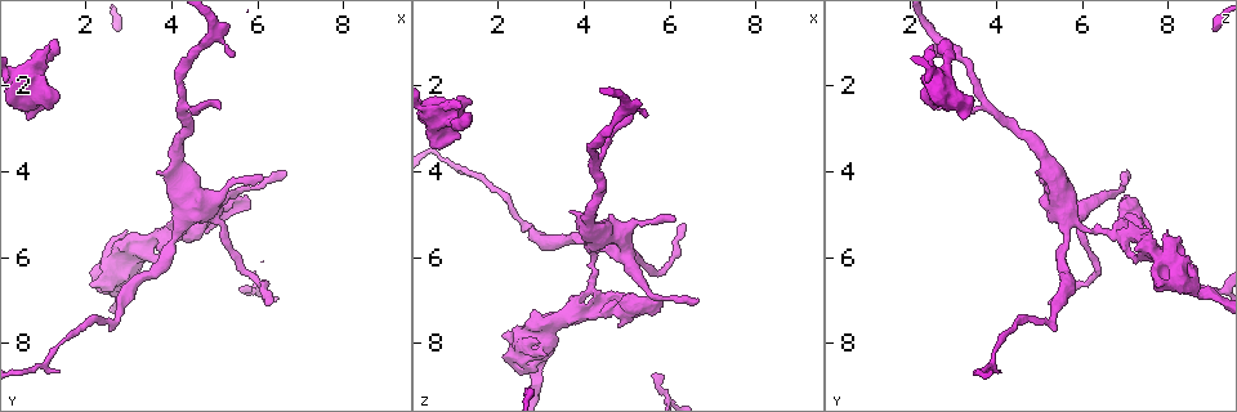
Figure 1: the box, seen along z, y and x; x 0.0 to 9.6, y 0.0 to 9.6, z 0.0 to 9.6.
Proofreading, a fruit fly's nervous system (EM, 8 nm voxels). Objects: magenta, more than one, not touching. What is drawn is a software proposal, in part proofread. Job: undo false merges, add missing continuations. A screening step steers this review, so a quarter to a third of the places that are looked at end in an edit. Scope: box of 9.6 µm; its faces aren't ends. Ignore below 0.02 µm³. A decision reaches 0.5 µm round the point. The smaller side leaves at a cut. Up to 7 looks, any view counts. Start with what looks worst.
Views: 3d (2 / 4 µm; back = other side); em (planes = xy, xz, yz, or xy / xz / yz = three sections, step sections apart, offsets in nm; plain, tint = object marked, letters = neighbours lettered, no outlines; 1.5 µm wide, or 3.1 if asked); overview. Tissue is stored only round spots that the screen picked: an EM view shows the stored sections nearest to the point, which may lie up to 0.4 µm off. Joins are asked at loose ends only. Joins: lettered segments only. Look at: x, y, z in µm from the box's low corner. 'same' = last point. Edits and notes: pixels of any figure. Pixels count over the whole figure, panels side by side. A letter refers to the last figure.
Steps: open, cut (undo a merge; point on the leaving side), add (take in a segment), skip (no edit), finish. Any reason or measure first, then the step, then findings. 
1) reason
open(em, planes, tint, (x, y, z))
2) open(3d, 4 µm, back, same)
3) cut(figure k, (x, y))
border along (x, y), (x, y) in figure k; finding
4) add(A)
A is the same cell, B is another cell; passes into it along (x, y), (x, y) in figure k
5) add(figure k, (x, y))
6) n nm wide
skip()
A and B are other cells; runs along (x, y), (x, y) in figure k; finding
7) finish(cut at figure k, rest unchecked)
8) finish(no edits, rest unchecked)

free end
open(3d, 2 µm, (4.75, 5.45, 7.55))

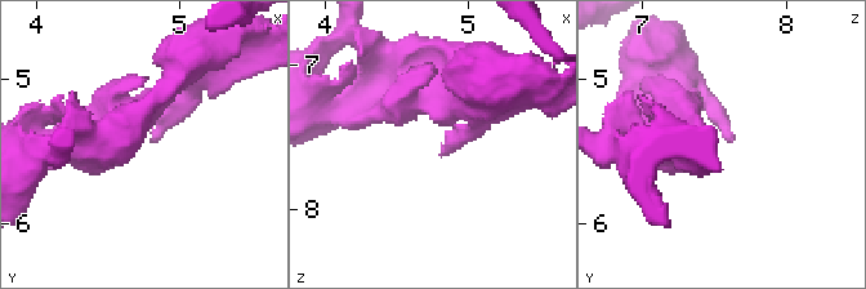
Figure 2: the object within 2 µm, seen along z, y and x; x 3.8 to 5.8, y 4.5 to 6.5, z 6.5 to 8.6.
shape alone is not enough
open(em, planes, letters, (4.82, 5.46, 7.60))

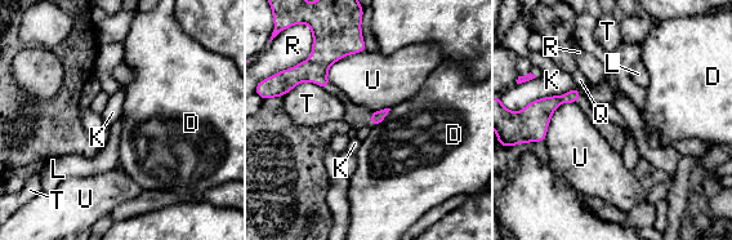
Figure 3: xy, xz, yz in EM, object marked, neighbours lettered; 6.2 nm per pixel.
skip()
D, K, L, Q, R, T and U are other cells; no lettered segment goes on from it

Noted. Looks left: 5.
thick turns thin
open(em, planes, tint, (2.75, 6.80, 8.55))

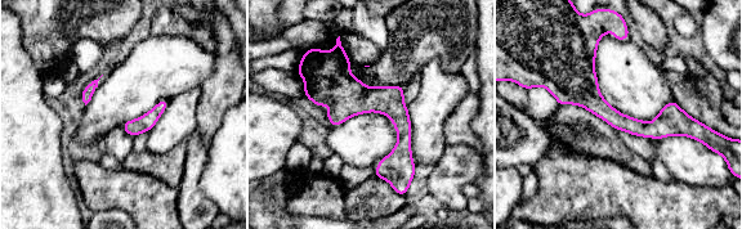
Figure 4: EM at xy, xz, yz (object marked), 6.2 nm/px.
see the neighbours
open(em, planes, letters, same)

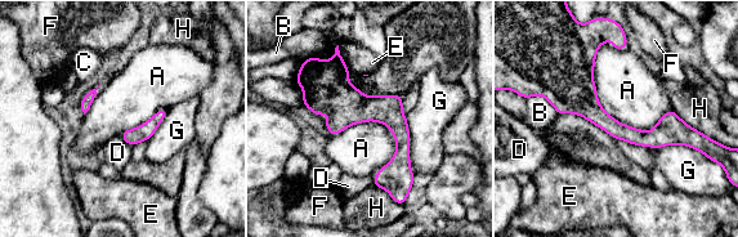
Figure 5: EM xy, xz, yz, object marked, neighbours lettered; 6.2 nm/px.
140 nm wide
skip()
A, B, C, D, E, F, G and H are other cells; continuous, no second cell

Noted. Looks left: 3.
free end
open(3d, 4 µm, (1.35, 2.30, 2.50))

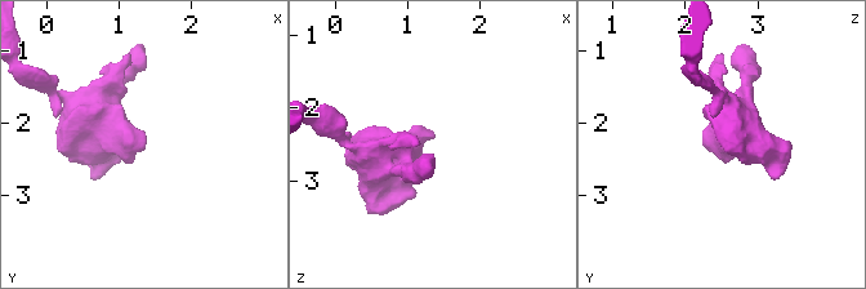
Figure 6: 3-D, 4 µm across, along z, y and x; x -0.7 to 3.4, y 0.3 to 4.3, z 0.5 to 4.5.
now the EM
open(em, planes, letters, (1.35, 2.35, 2.40))

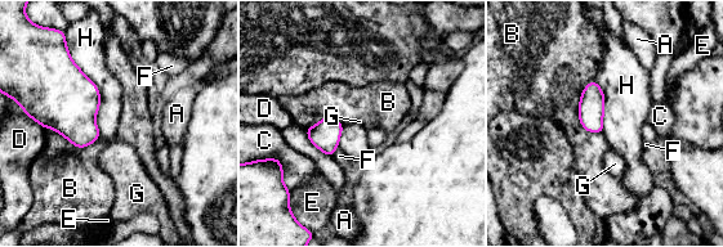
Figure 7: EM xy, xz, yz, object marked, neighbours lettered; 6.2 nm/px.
skip()
A, B, C, D, E, F, G and H are other cells; border along (594, 79), (579, 122), (602, 134) in figure 7; no lettered segment goes on from it

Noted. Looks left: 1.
finish(no edits, rest unchecked)

